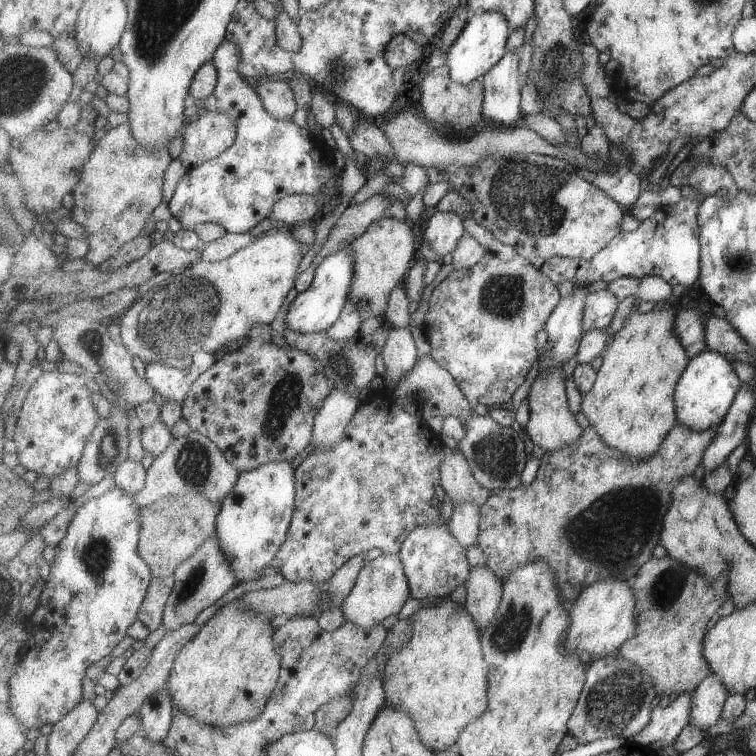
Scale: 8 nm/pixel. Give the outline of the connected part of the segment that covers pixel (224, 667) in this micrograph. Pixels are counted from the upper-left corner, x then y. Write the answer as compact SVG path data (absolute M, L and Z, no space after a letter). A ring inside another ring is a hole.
M240 598L223 605L204 625L202 625L201 632L196 634L194 638L185 645L185 648L181 650L179 656L174 662L174 667L168 680L167 690L171 695L173 704L176 706L177 711L180 711L181 713L187 713L193 718L198 719L199 722L202 722L205 725L211 727L227 728L235 726L239 724L239 722L247 722L249 720L256 719L266 709L267 703L272 697L272 694L277 688L278 682L280 680L282 656L276 649L276 642L274 638L277 626L277 619L265 619L261 615L254 615L253 613L249 613L244 608L244 606L240 604Z

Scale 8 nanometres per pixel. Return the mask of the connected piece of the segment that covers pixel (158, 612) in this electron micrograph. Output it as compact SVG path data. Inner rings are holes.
M174 577L166 579L153 578L148 588L148 596L141 605L138 620L142 620L151 632L161 628L164 619L164 610L174 589L176 580Z

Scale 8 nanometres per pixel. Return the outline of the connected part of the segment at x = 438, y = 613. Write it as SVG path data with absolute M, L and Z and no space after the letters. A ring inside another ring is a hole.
M451 598L433 601L433 604L423 607L409 619L412 620L414 628L410 641L393 653L386 664L386 704L412 716L421 740L433 752L449 750L451 746L457 744L459 734L467 728L467 724L483 716L489 706L487 702L489 670L487 660L483 656L481 630L466 607L460 607Z

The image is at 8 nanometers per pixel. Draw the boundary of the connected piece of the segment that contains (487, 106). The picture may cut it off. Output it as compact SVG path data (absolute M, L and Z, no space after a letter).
M508 52L483 78L484 118L497 124L517 127L524 115L521 101L522 88L519 84L520 52Z

